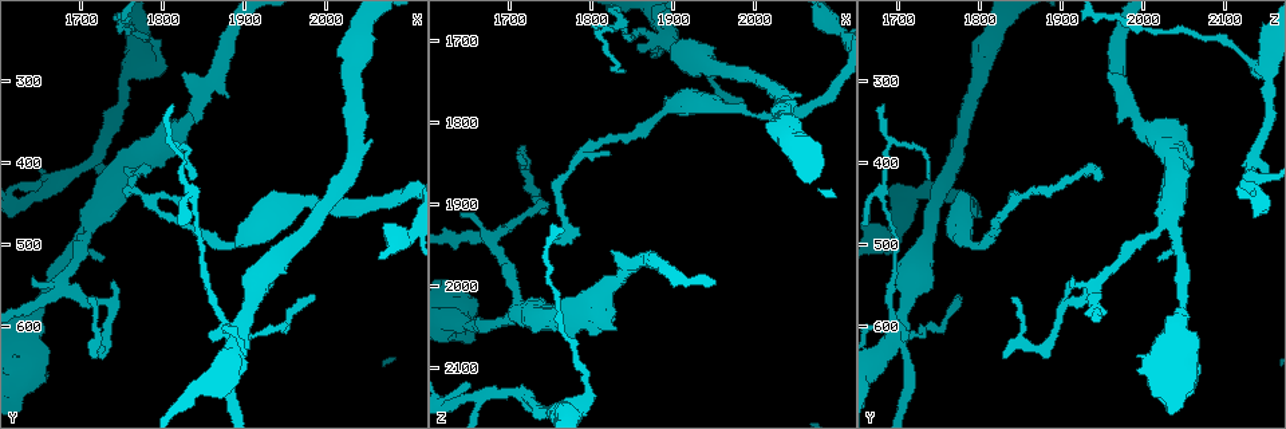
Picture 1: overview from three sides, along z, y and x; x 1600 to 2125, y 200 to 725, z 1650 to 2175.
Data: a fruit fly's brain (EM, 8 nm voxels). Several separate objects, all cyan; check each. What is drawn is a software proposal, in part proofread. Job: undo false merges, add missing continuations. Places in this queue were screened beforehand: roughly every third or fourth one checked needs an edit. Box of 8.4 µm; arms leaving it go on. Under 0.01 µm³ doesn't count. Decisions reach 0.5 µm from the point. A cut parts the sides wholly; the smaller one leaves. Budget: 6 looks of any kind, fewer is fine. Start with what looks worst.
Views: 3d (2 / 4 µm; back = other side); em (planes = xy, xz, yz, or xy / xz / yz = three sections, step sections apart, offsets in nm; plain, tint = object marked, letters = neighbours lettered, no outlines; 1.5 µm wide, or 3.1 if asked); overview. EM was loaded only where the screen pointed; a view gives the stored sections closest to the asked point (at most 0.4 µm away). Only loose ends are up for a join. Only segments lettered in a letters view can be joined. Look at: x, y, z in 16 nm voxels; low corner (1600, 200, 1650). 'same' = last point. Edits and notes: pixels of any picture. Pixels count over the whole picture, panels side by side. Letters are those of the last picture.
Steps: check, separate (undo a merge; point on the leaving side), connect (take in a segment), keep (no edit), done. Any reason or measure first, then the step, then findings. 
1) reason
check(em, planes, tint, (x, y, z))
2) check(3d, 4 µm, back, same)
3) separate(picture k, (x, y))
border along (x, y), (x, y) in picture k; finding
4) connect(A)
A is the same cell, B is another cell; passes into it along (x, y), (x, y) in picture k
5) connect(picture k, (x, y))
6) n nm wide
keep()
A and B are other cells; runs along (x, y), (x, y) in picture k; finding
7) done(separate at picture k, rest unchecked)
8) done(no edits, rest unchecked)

narrows sharply
check(em, xy, step 4, plain, (1885, 605, 1700))

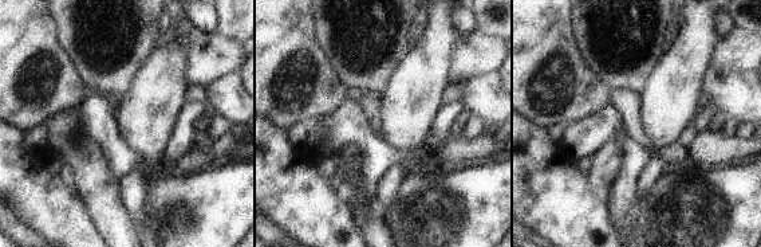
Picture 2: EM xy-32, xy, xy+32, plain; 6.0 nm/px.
what lies round it
check(em, xy, step 4, letters, same)

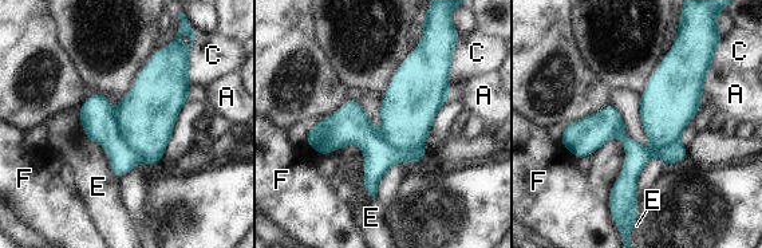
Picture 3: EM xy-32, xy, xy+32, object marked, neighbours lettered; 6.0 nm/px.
220 nm wide
separate(picture 3, (99, 121))
A, C, E and F are other cells; the part that leaves runs along (568, 128), (616, 130), (630, 144), (634, 200) in picture 3; a second neuron is stuck on

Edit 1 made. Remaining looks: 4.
sharp bend
check(em, xz, step 8, plain, (1775, 410, 1930))

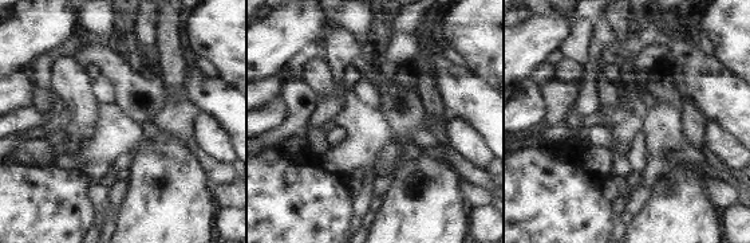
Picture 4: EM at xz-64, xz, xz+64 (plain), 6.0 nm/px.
check(em, xz, step 8, letters, same)

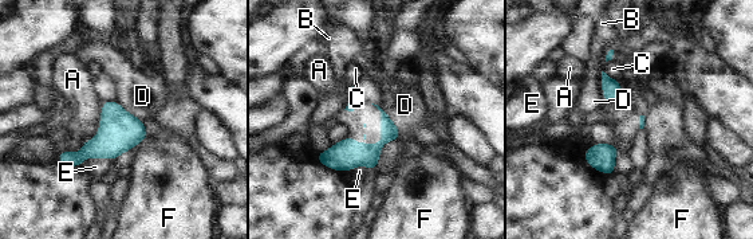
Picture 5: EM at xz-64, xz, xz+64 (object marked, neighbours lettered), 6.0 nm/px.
30 nm wide
keep()
A, B, C, D, E and F are other cells; border along (378, 106), (391, 120), (401, 138) in picture 5; continuous, no second neuron

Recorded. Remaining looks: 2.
three-way junction
check(em, yz, step 8, tint, (1710, 475, 2035))

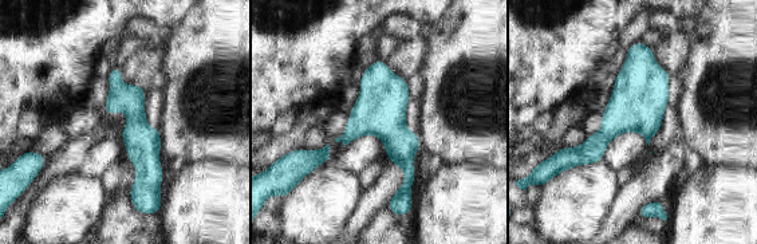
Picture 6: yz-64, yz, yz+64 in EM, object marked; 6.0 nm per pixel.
check(em, planes, letters, same)

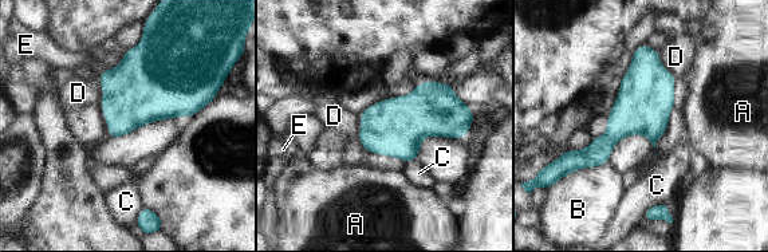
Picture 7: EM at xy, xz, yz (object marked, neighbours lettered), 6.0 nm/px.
320 nm wide
keep()
A, B, C, D and E are other cells; border along (666, 201), (652, 205), (642, 216) in picture 7; one neuron here

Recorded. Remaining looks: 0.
done(separate at picture 3, rest unchecked)

